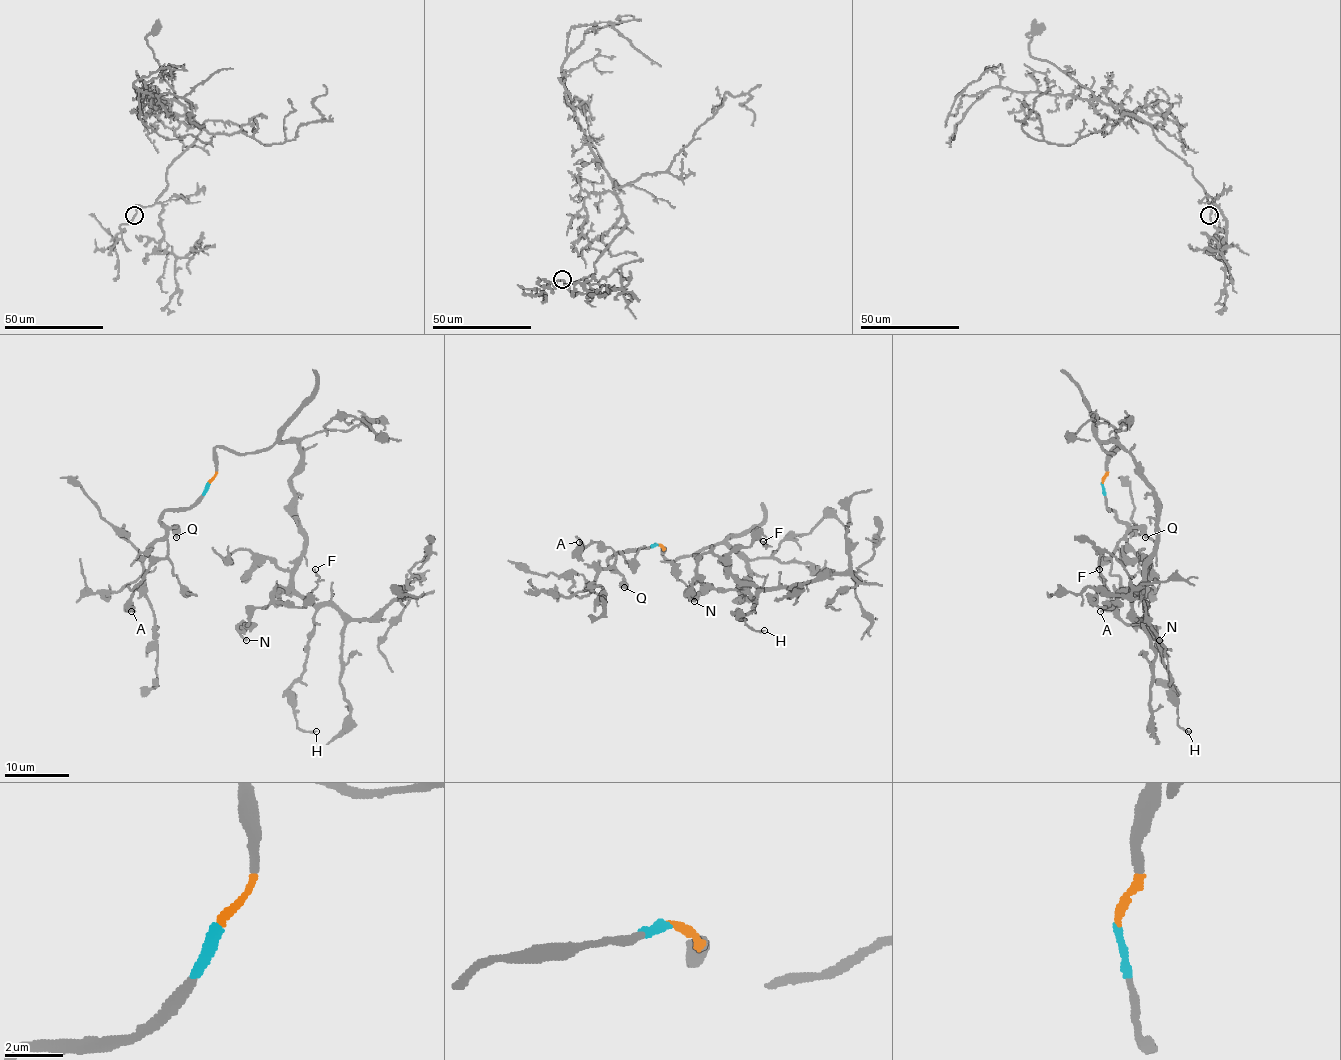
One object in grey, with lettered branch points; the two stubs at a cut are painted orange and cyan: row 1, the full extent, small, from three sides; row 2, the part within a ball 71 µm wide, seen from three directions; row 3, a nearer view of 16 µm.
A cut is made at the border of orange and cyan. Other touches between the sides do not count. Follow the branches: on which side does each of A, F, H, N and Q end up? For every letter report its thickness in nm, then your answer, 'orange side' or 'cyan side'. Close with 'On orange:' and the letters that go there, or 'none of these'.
A: calibre 400 nm; cyan side
F: calibre 120 nm; orange side
H: calibre 160 nm; orange side
N: calibre 160 nm; orange side
Q: calibre 440 nm; cyan side
On orange: F, H, N

